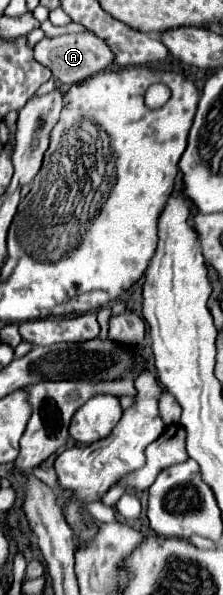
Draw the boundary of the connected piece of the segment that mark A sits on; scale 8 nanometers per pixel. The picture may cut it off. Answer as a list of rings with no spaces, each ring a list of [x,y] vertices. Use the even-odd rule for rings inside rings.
[[[83,32],[83,34],[67,34],[59,38],[43,38],[35,48],[35,60],[47,66],[53,72],[53,78],[65,86],[77,84],[113,64],[113,50],[101,42],[93,32]]]

